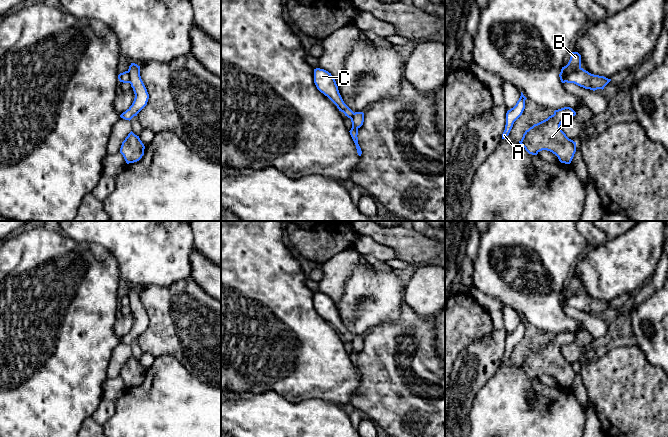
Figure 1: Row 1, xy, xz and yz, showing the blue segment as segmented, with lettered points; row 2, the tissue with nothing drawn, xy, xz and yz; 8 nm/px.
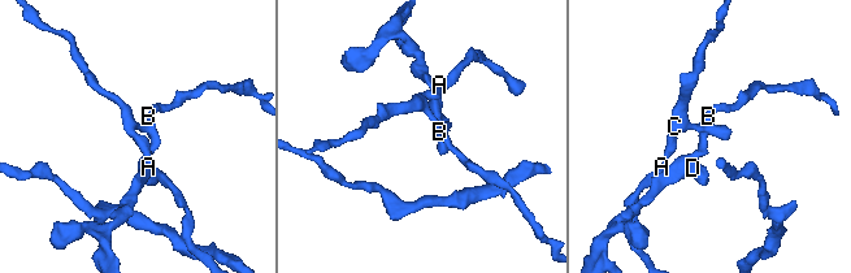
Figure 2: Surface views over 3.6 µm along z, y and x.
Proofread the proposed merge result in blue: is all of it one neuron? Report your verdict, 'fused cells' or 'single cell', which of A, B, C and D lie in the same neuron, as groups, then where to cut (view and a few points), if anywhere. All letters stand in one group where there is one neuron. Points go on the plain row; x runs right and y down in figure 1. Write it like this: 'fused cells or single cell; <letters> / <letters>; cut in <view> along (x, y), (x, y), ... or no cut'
fused cells; A C / B D; cut in yz along (580, 290), (567, 298), (561, 296)

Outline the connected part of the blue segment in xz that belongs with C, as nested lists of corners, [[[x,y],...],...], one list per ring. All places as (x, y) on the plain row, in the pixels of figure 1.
[[[320,292],[314,293],[314,307],[317,313],[327,320],[345,340],[351,343],[354,336],[344,327],[334,301],[328,295]]]

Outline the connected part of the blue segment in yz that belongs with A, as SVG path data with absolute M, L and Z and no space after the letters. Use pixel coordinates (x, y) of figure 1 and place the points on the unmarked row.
M521 316L521 320L520 320L519 324L517 325L516 329L507 335L506 349L505 349L505 354L502 358L502 363L505 363L509 359L514 346L522 339L522 337L525 333L525 324L526 323L527 322Z

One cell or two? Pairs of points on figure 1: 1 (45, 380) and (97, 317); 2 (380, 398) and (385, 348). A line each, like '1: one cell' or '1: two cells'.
1: one cell
2: one cell

